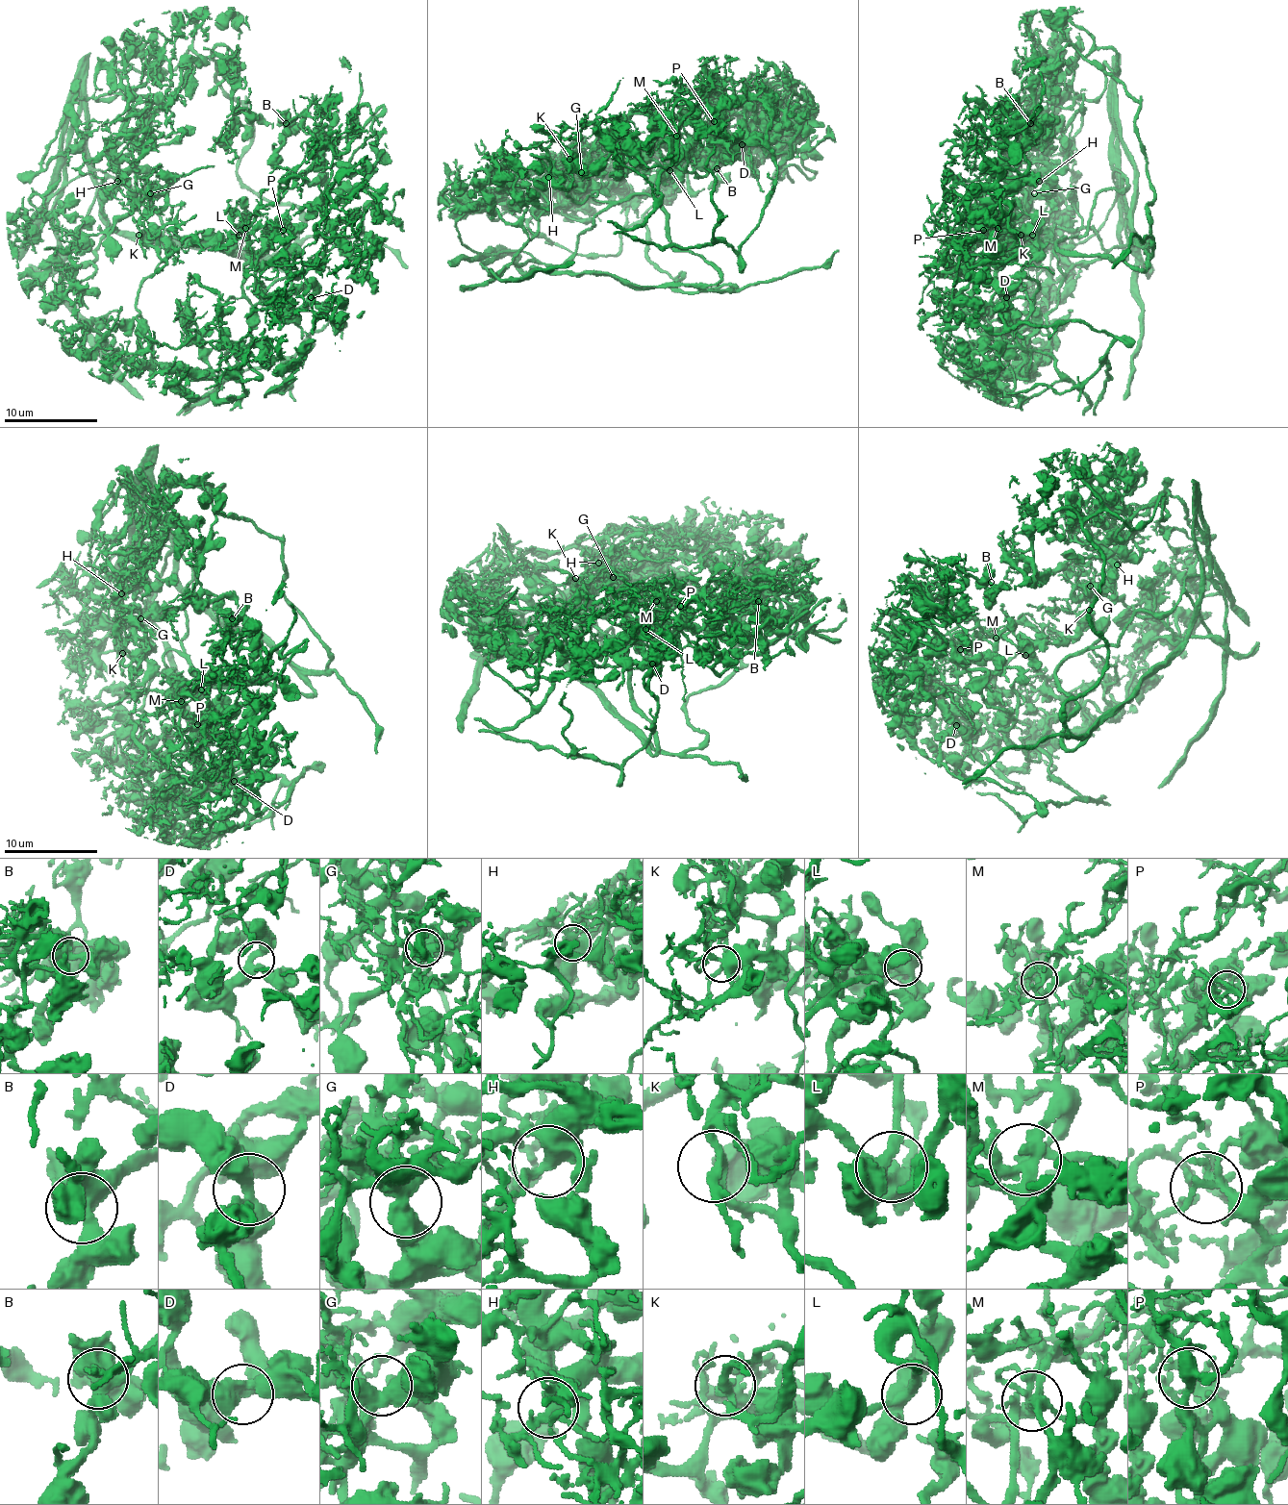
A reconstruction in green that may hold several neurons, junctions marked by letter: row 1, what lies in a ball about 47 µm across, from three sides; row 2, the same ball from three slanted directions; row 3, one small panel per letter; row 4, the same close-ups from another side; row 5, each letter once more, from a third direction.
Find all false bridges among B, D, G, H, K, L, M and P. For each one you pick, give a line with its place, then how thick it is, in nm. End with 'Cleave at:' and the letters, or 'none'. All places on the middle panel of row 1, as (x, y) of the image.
Cleave at: none

